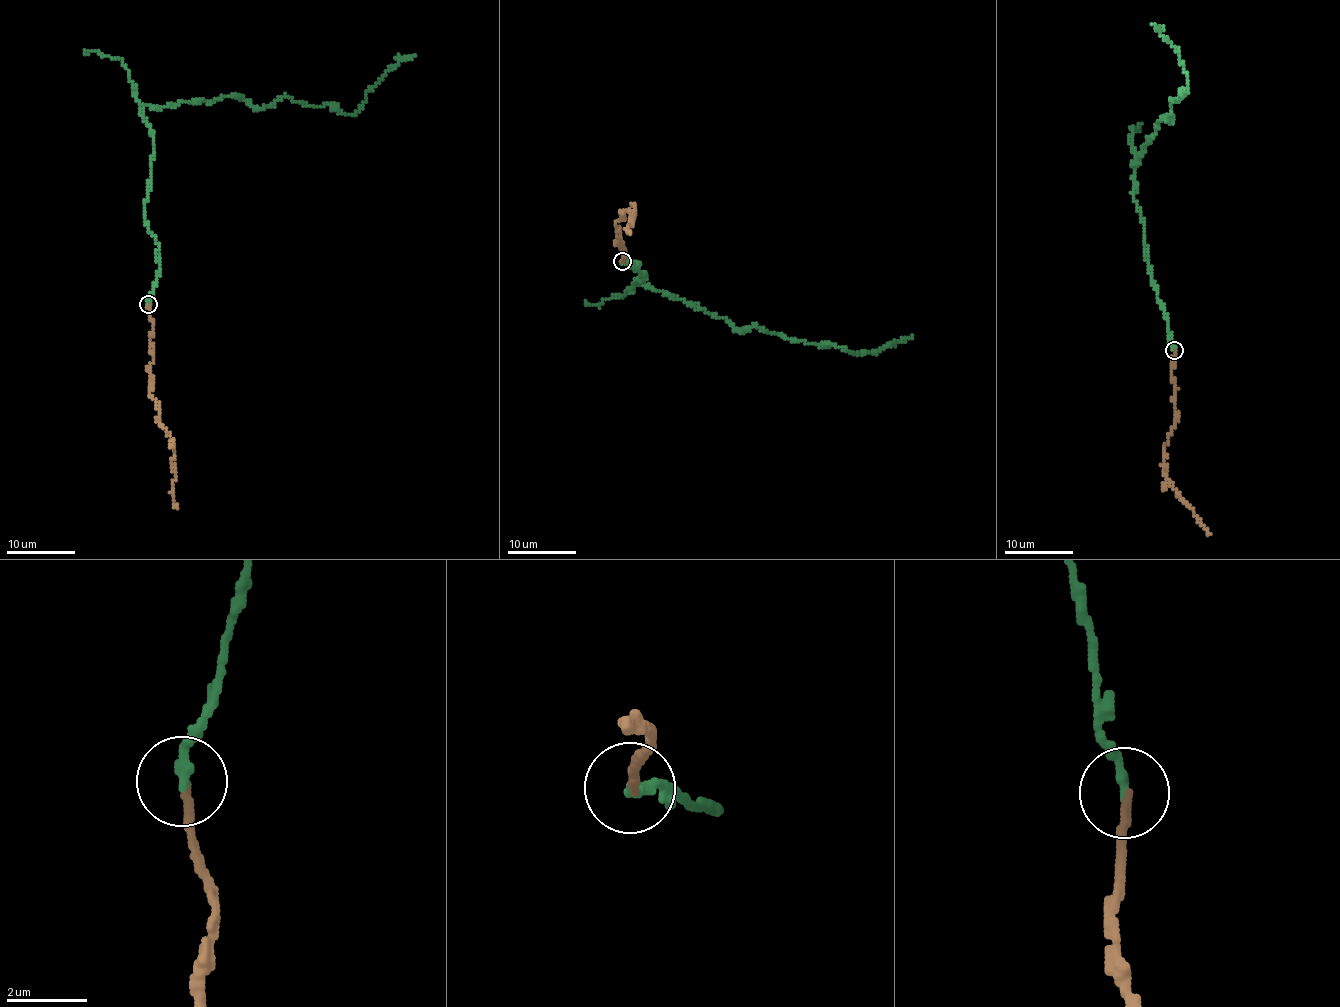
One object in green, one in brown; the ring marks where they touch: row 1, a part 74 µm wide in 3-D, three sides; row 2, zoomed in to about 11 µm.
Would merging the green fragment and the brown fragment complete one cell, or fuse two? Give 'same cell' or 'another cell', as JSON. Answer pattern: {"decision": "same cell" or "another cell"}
{"decision": "same cell"}

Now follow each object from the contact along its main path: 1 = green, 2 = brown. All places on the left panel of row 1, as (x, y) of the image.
1: (147, 305), (144, 105), (289, 96), (354, 114), (414, 53)
2: (149, 305), (154, 330), (149, 376), (152, 399), (157, 403), (159, 425), (173, 441), (172, 493), (178, 509)

